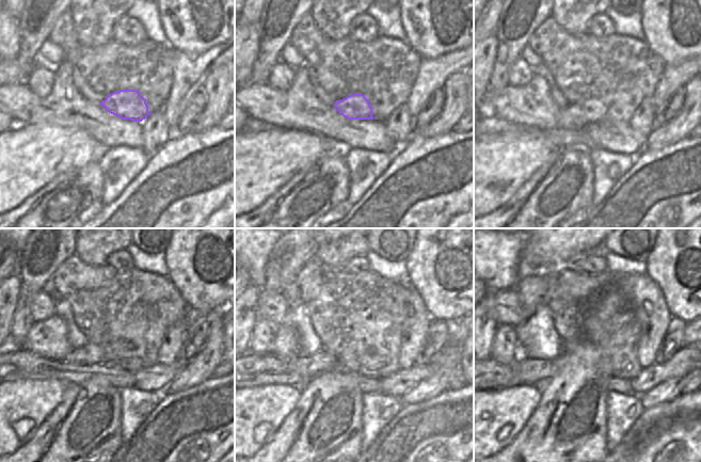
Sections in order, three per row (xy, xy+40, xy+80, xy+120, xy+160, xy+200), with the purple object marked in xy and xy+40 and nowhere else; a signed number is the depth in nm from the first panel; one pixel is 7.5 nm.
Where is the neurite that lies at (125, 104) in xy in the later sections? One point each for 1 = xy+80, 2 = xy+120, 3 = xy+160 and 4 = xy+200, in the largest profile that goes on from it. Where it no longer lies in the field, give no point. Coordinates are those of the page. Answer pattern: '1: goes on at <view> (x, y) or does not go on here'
1: goes on at xy+80 (575, 116)
2: goes on at xy+120 (91, 357)
3: goes on at xy+160 (322, 361)
4: goes on at xy+200 (526, 370)

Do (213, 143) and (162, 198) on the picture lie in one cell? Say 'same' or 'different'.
same

